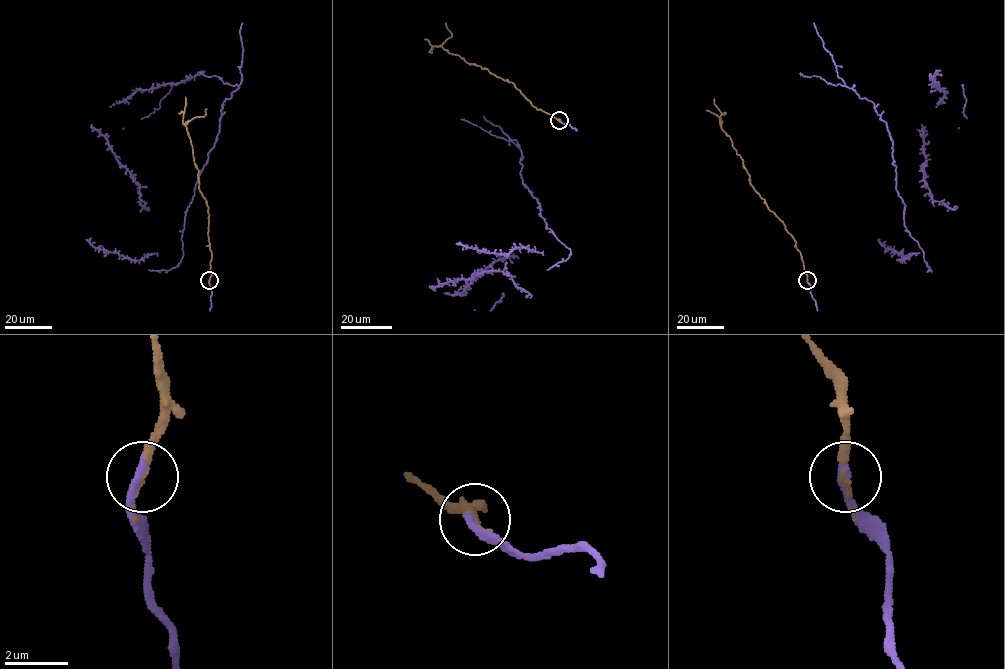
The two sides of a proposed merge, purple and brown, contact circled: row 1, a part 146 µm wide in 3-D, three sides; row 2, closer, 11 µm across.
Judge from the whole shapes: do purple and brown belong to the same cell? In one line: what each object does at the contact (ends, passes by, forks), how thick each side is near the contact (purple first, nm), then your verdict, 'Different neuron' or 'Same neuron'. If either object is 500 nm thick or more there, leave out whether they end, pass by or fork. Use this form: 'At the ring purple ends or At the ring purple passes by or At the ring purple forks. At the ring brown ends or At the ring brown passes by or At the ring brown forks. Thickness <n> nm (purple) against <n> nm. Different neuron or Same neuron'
At the ring purple ends. At the ring brown passes by. Thickness 340 nm (purple) against 140 nm. Same neuron

